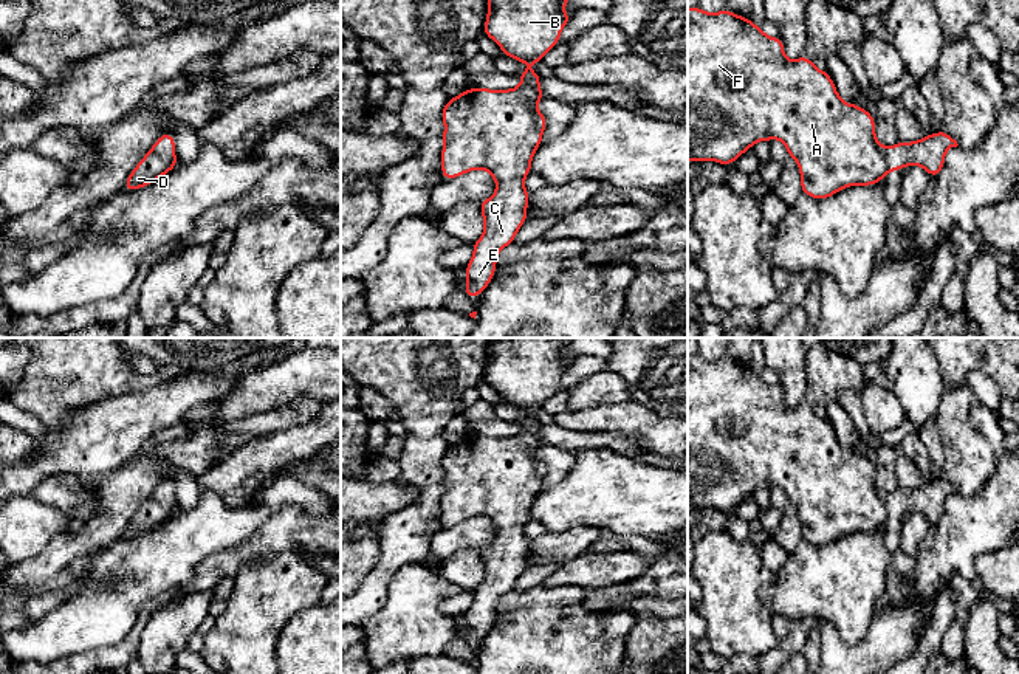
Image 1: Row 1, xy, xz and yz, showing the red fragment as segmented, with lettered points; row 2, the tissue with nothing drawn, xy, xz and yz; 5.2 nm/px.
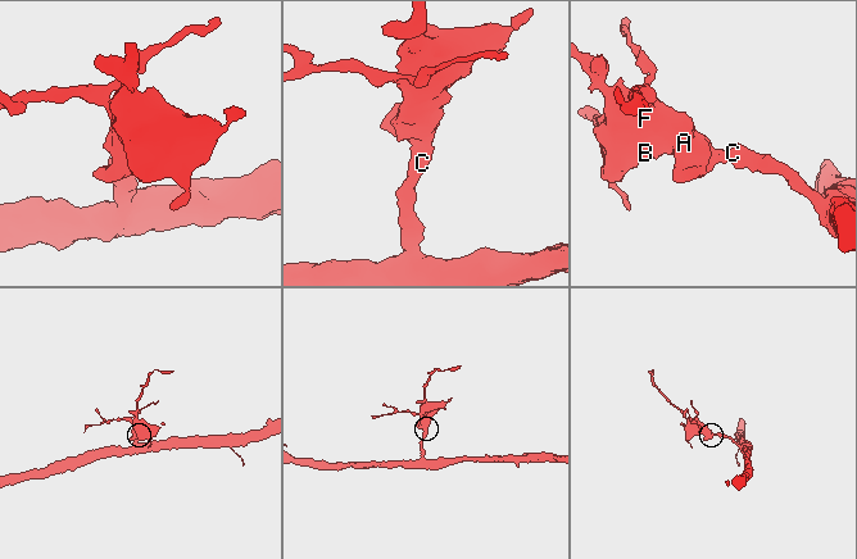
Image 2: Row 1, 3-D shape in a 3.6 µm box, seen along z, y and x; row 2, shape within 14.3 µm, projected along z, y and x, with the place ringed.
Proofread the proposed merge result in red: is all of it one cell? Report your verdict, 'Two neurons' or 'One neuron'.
One neuron

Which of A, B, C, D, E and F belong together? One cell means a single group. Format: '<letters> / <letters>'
A B C D E F

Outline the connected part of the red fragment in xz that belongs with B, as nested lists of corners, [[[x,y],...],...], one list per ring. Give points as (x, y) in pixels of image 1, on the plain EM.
[[[489,338],[483,381],[502,395],[503,403],[523,411],[537,411],[559,390],[562,375],[573,364],[573,361],[562,359],[562,355],[573,339],[575,338]]]

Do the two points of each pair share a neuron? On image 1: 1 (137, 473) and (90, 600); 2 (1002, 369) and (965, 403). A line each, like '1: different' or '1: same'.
1: different
2: different

